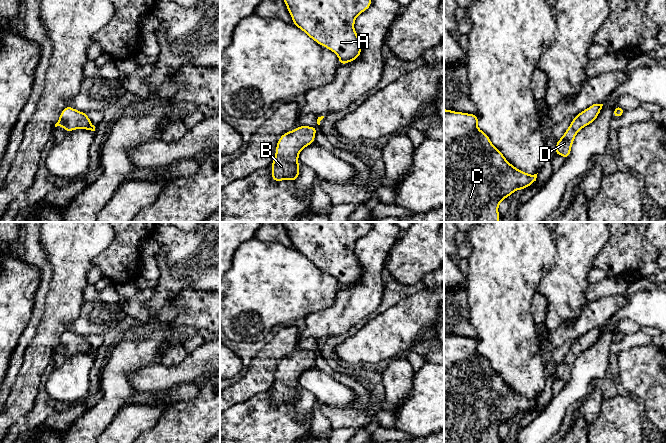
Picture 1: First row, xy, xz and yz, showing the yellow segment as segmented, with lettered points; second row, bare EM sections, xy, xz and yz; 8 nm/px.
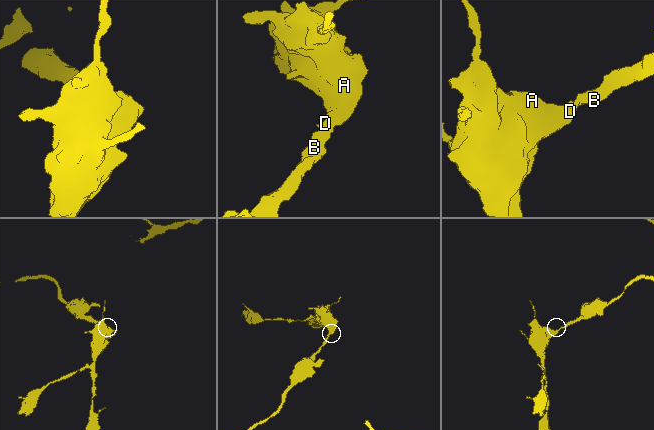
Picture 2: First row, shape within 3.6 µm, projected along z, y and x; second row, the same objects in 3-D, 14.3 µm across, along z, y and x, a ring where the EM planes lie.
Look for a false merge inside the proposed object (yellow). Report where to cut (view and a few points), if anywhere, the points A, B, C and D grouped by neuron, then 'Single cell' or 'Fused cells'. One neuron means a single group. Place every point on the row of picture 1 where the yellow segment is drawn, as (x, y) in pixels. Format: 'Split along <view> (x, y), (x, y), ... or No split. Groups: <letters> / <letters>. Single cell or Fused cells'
No split. Groups: A B C D. Single cell

